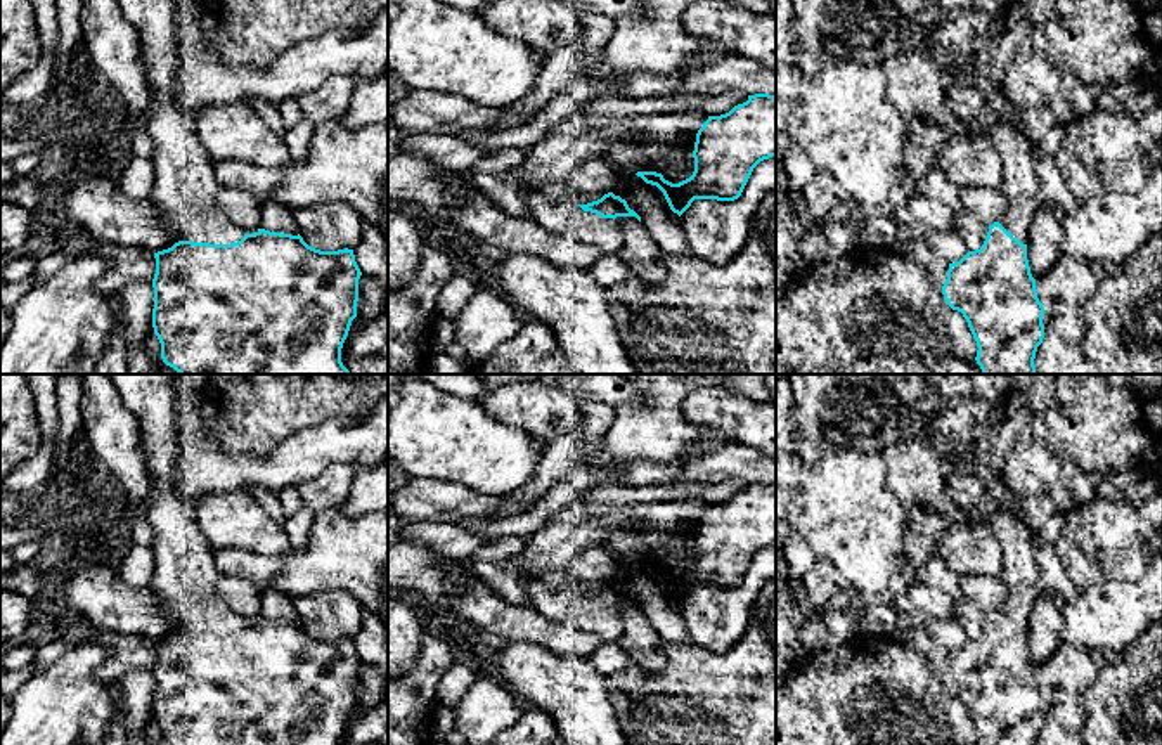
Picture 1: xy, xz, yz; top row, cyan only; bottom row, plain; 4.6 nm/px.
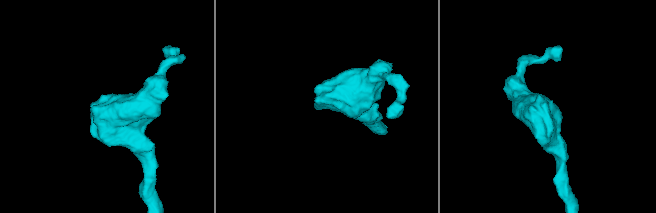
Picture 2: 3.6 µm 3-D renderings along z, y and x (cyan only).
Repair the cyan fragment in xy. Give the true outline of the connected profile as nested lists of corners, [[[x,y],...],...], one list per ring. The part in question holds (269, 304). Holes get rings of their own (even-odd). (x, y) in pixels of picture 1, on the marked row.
[[[116,0],[125,19],[137,29],[144,78],[149,90],[145,132],[154,142],[156,185],[151,199],[159,208],[165,227],[177,243],[154,253],[152,327],[161,343],[161,359],[178,374],[350,374],[341,362],[341,348],[357,317],[358,279],[362,275],[353,249],[320,251],[301,236],[260,229],[244,234],[218,206],[222,189],[215,163],[201,146],[175,94],[177,69],[187,49],[177,42],[173,0]]]

